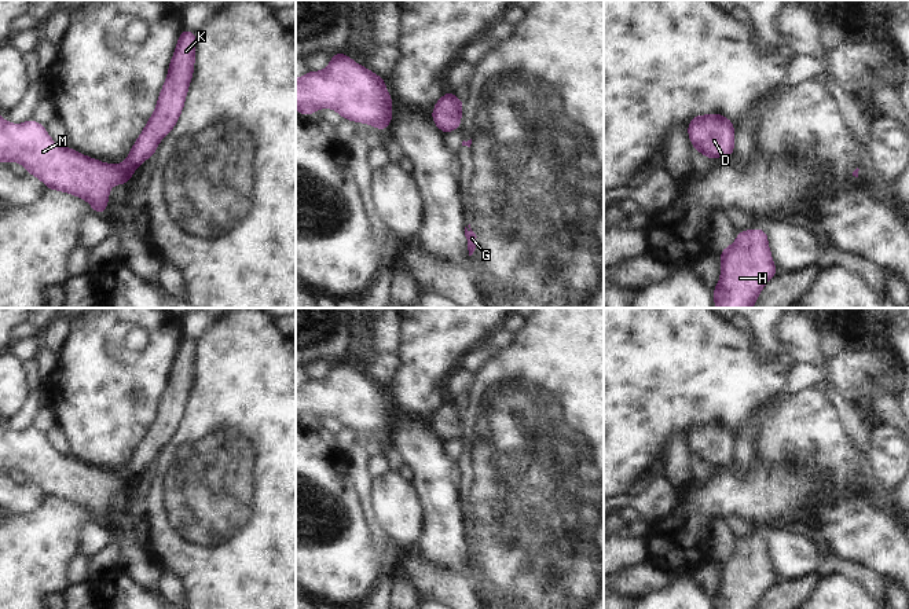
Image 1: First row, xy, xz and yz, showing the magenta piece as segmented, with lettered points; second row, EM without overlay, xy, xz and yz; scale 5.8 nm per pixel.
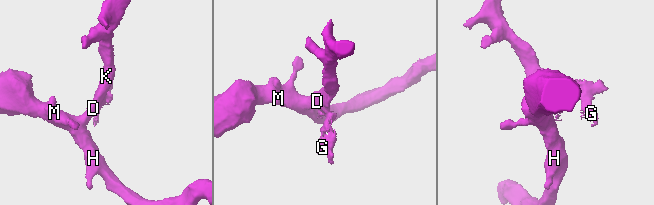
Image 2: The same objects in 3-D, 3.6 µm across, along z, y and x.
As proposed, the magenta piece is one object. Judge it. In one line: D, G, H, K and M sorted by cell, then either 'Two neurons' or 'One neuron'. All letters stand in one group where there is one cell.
Groups: D H K M / G. Two neurons.

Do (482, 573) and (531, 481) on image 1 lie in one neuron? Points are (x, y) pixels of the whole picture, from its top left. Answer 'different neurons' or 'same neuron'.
same neuron

